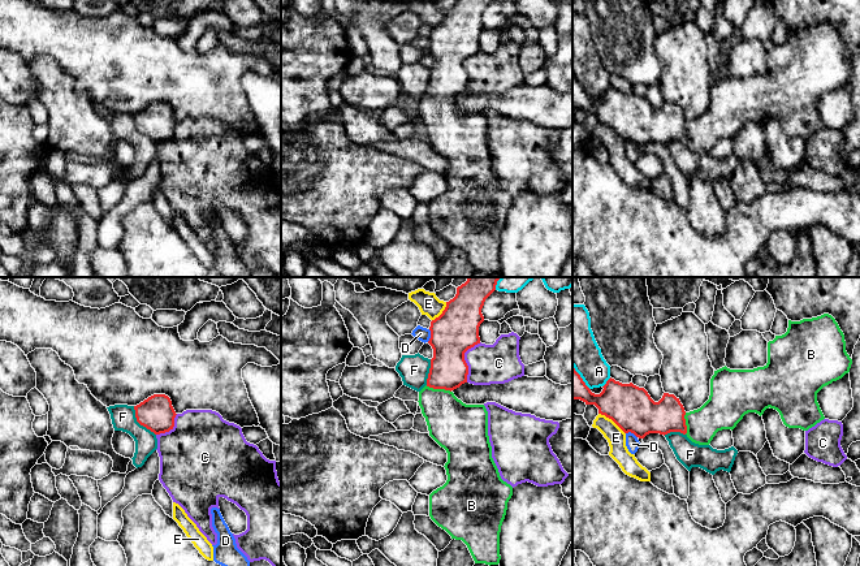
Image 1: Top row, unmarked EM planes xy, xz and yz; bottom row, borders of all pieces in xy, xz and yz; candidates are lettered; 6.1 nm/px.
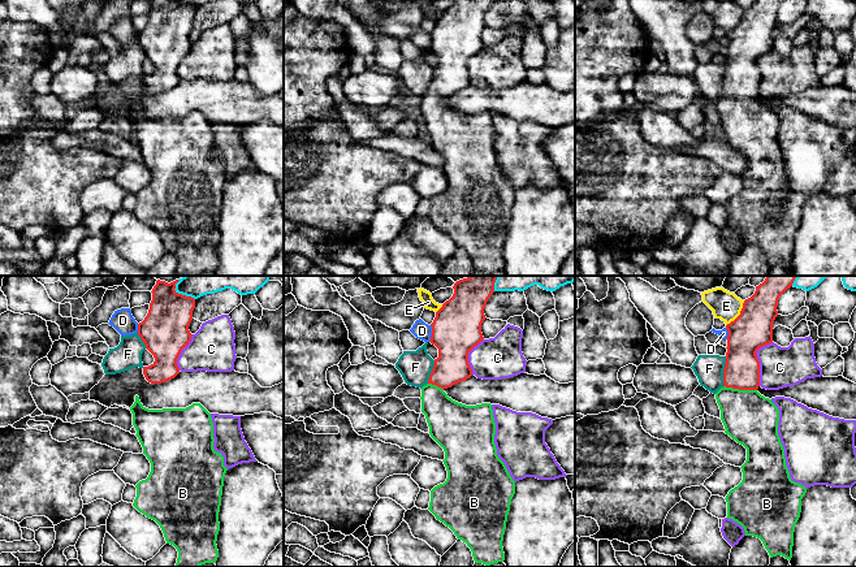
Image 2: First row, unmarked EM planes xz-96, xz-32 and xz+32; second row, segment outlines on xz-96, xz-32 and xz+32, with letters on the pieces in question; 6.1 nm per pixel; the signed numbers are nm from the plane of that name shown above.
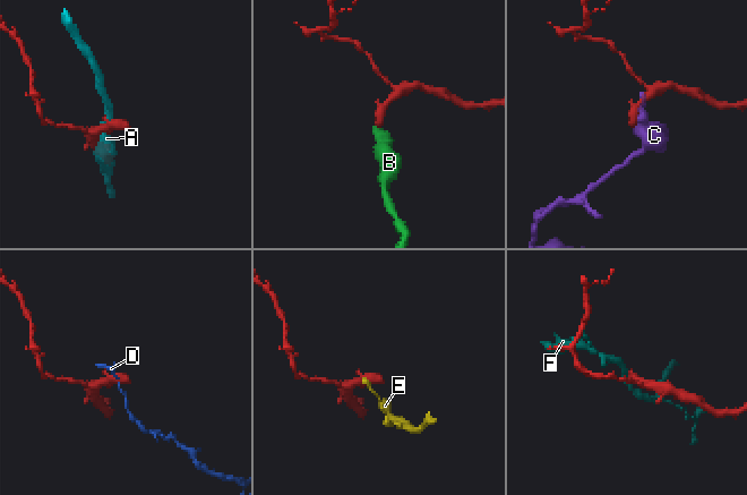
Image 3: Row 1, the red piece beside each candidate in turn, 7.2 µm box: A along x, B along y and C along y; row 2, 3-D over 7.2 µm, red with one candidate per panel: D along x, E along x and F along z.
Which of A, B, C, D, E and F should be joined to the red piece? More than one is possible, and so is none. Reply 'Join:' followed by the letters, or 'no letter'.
Join: B

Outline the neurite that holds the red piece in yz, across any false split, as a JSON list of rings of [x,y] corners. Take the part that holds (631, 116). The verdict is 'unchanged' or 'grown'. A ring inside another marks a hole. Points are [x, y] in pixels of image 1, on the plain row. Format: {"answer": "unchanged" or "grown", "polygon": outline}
{"answer": "grown", "polygon": [[[824,22],[821,25],[803,27],[800,30],[788,29],[787,40],[782,44],[775,44],[773,49],[768,51],[768,72],[764,75],[753,78],[730,78],[725,74],[714,79],[714,83],[710,87],[709,108],[697,118],[686,121],[679,107],[669,101],[664,101],[662,107],[658,111],[654,111],[644,96],[639,96],[632,91],[622,92],[611,86],[602,95],[602,100],[600,103],[595,103],[585,94],[574,74],[572,109],[580,108],[585,113],[595,113],[598,117],[598,122],[611,128],[625,142],[631,141],[639,147],[644,147],[649,142],[660,142],[665,144],[670,141],[680,141],[695,152],[709,154],[718,139],[732,139],[746,122],[756,121],[761,125],[769,116],[779,121],[786,135],[808,139],[825,128],[817,111],[817,101],[824,95],[848,82],[851,73],[852,68],[846,60],[843,40],[831,23]]]}

